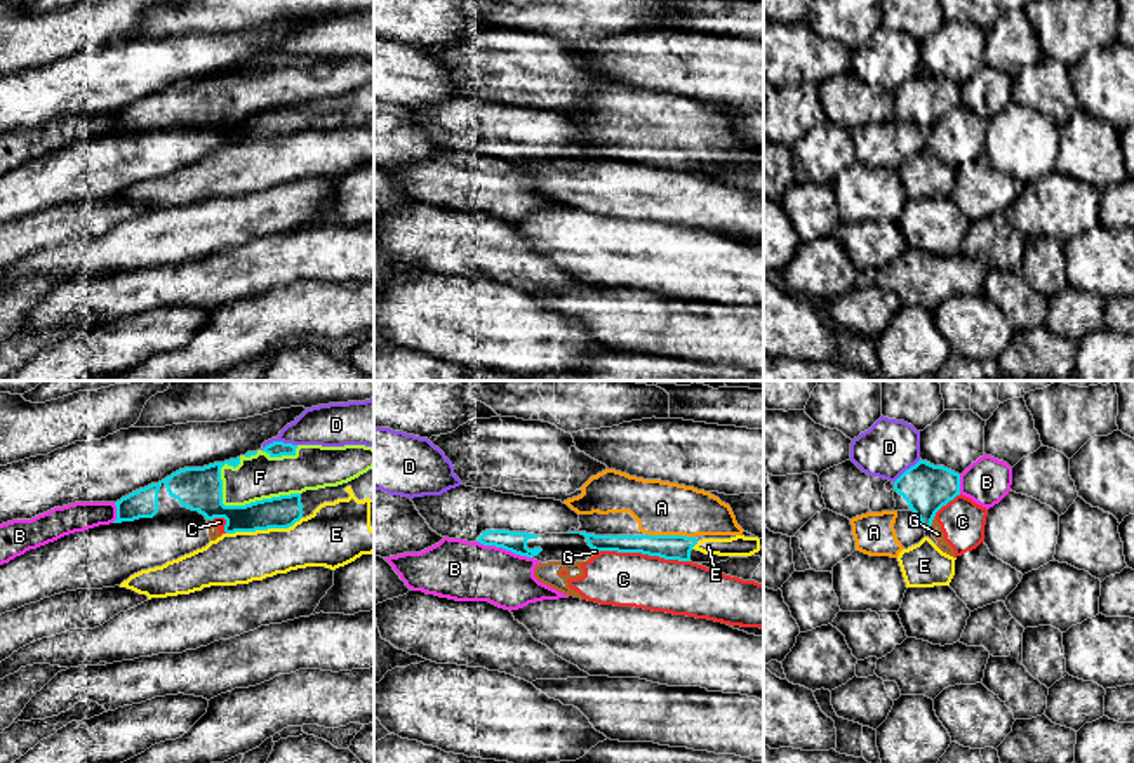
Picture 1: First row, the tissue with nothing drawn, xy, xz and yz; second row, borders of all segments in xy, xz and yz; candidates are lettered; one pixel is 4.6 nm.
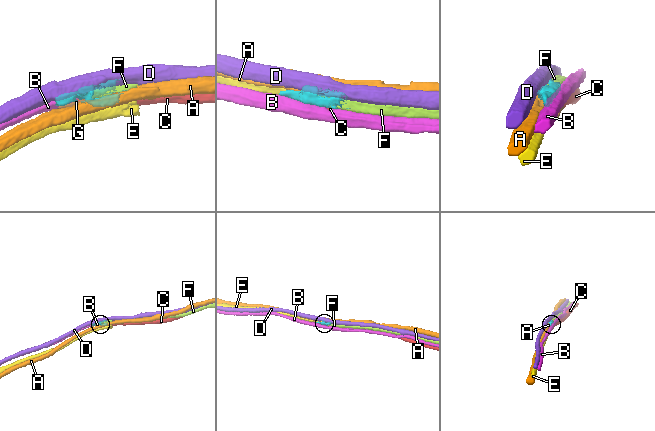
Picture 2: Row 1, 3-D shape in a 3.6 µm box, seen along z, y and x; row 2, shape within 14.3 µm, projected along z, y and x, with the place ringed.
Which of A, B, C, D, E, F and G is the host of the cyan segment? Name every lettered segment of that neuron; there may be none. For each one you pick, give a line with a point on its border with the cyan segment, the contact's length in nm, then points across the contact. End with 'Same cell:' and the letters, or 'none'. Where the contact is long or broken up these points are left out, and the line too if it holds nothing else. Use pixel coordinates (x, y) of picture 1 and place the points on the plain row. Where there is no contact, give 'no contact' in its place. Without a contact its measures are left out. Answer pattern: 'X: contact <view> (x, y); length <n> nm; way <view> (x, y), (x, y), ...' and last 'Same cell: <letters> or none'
F: contact xy (246, 115); length 400 nm
Same cell: F

